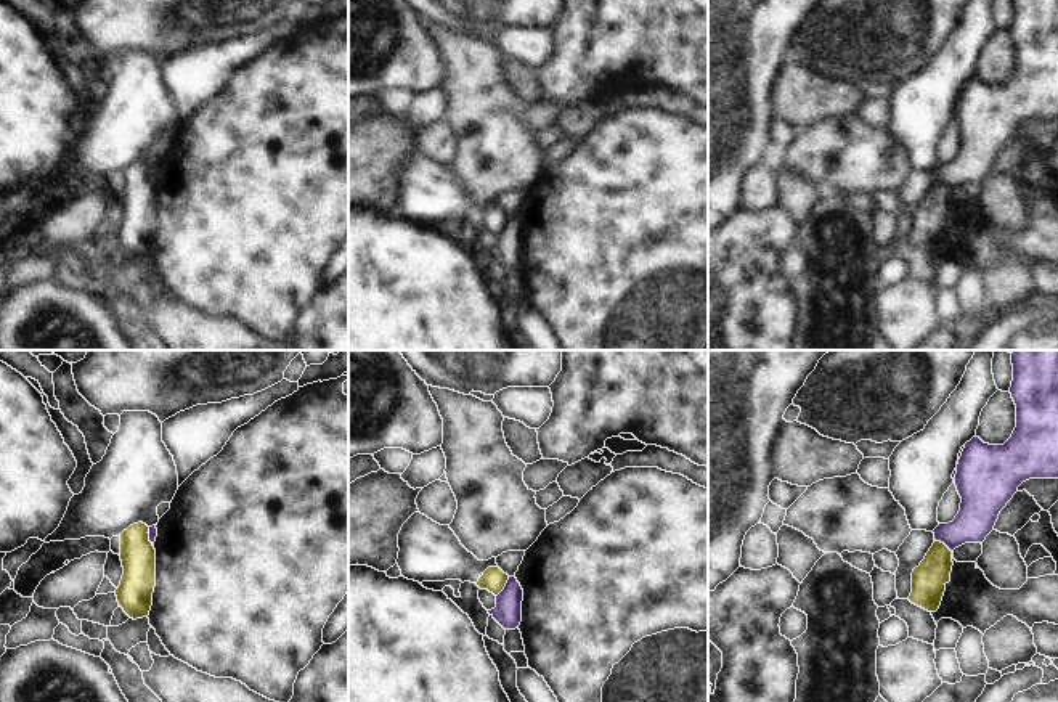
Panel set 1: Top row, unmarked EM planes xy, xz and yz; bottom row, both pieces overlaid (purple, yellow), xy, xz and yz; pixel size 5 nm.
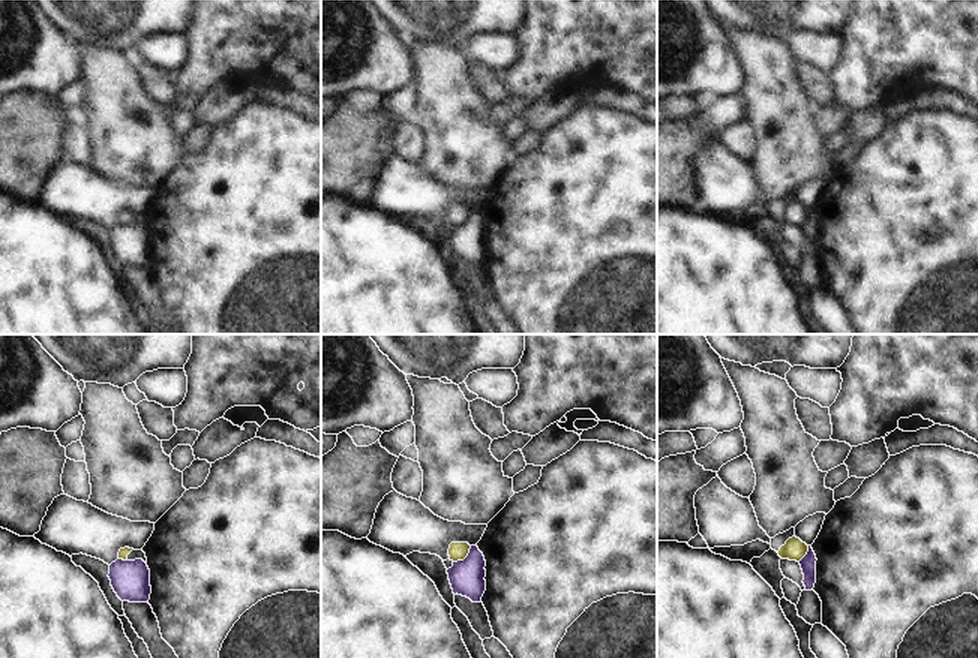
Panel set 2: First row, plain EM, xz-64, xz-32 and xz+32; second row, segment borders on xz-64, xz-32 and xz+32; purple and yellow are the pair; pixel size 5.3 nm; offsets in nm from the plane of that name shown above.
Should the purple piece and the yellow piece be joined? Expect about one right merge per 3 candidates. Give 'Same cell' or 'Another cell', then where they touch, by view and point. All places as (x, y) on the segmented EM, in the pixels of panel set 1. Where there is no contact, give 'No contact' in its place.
Another cell. Touches purple at xz (504, 587).

